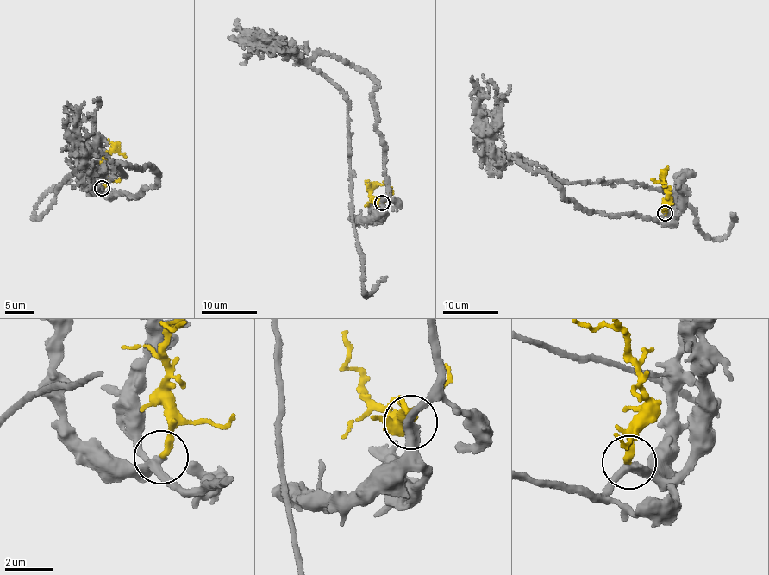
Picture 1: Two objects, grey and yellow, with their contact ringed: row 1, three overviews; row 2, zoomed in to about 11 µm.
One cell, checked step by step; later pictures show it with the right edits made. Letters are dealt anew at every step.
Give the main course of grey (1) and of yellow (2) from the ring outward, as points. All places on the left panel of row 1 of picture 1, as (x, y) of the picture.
1: (102, 188), (134, 198), (159, 176), (117, 162), (109, 165), (124, 176), (90, 167), (32, 216), (71, 180)
2: (102, 188), (104, 157), (113, 145), (107, 139)

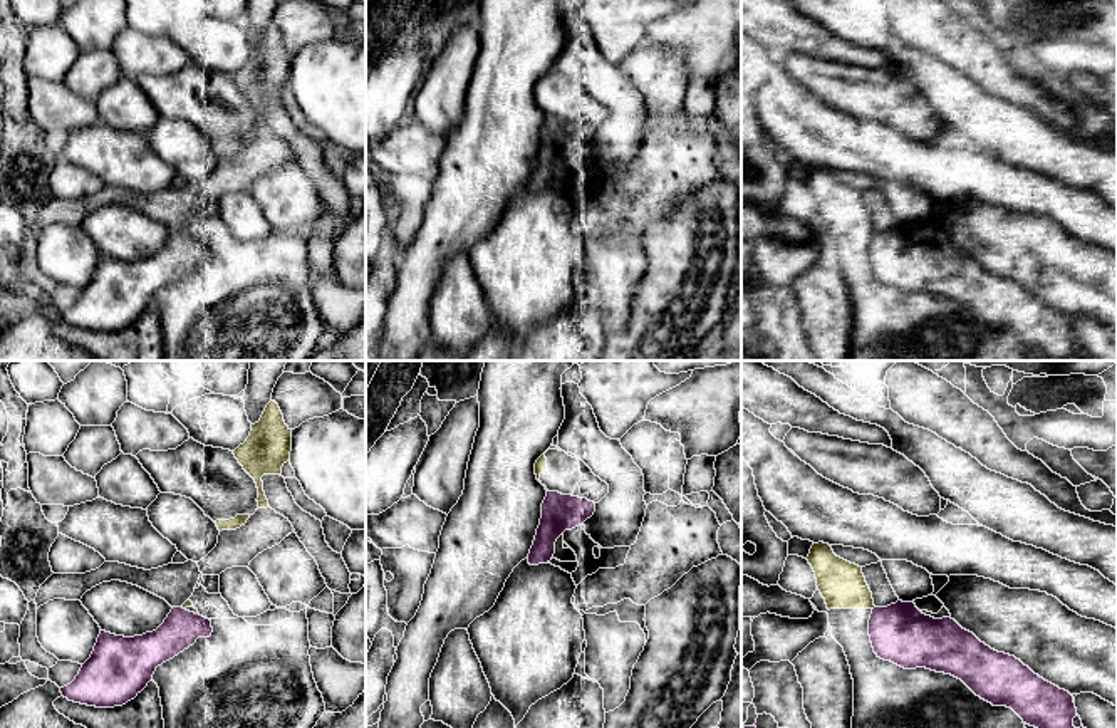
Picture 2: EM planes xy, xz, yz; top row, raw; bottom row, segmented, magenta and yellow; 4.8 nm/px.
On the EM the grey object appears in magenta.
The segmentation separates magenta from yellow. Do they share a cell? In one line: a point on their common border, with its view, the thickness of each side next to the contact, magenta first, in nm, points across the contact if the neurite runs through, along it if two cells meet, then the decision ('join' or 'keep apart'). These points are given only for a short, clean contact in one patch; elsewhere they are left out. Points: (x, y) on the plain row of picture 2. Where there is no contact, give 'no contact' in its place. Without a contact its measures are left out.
meets magenta in xy at (181, 232); 180 nm thick on the magenta side, 30 nm on the other; keep apart

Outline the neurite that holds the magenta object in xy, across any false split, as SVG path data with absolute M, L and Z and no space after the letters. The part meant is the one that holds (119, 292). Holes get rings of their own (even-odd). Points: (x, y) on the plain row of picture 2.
M173 231L156 255L143 260L124 262L101 255L91 282L60 317L87 330L122 330L148 310L158 290L211 257L210 243L183 231Z

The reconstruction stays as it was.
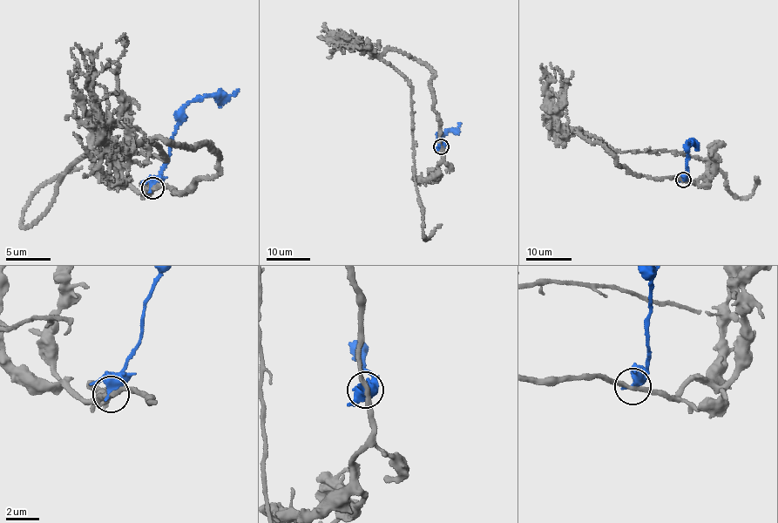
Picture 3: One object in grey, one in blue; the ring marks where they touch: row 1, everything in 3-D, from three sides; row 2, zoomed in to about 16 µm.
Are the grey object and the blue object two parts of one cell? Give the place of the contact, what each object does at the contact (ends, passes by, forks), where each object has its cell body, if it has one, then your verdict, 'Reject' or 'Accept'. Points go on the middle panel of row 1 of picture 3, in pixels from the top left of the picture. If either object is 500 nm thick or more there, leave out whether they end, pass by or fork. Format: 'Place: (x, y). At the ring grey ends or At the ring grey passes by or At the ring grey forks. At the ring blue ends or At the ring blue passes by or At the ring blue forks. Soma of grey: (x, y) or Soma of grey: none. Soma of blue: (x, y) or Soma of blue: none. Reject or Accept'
Place: (441, 146). Soma of grey: none. Soma of blue: none. Reject

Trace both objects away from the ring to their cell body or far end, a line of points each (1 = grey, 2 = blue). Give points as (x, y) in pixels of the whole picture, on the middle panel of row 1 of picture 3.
1: (441, 146), (434, 72), (387, 50), (381, 58), (411, 87), (425, 240), (441, 224)
2: (441, 146), (443, 143), (437, 136), (446, 130), (456, 129), (460, 124)

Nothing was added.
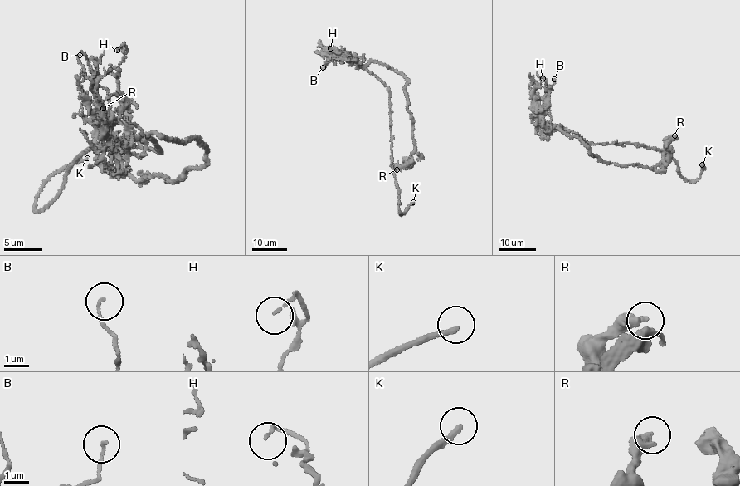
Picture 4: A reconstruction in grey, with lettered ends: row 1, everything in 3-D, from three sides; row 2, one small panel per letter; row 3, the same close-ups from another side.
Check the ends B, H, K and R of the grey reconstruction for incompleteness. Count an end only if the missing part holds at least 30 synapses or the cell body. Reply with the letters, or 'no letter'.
K

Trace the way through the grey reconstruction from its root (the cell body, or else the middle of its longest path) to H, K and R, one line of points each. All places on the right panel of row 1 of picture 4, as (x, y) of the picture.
H: (572, 130), (549, 125), (542, 119), (542, 108), (546, 105), (549, 92), (544, 87), (546, 80), (542, 78)
K: (572, 130), (589, 143), (637, 143), (665, 152), (689, 181), (699, 177), (702, 164)
R: (572, 130), (560, 128), (576, 137), (591, 155), (604, 161), (654, 169), (662, 164), (665, 140), (674, 135)

